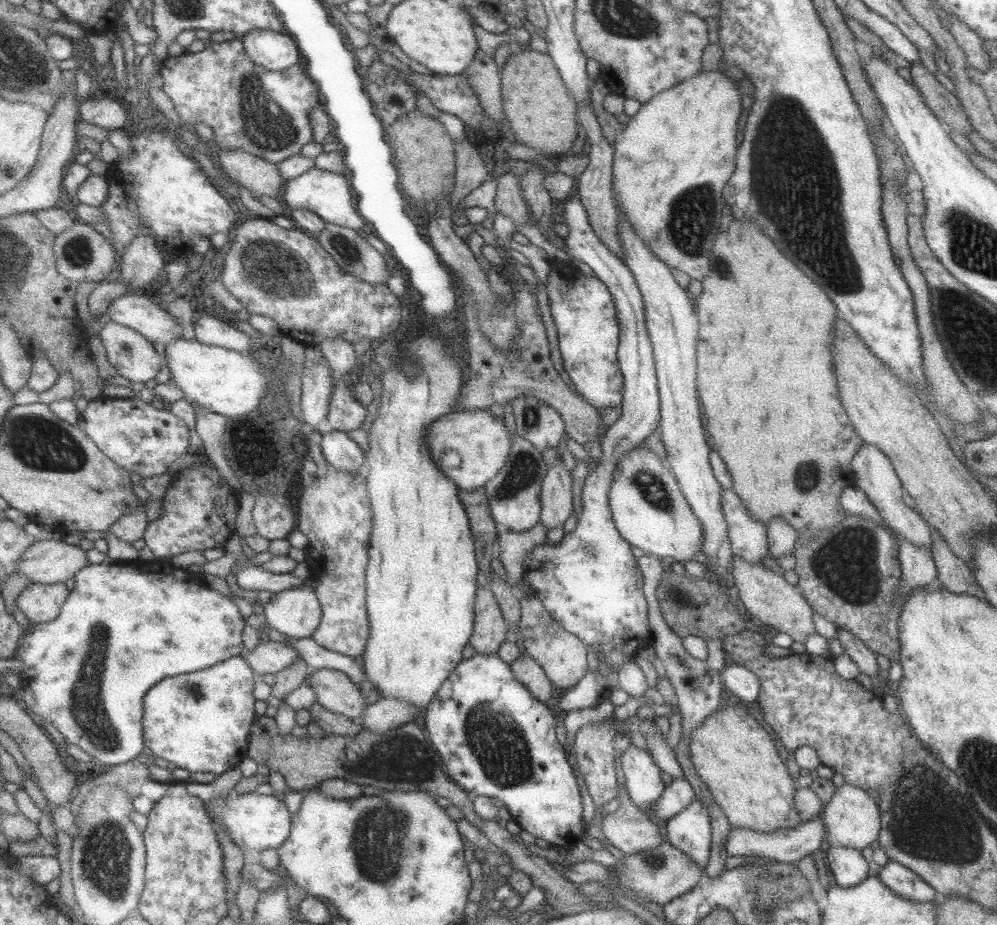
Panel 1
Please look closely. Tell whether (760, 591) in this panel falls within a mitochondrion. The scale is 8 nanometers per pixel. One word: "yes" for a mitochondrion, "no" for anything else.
no

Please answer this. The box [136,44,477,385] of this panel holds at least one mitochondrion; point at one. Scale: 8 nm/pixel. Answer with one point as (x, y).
(275, 269)

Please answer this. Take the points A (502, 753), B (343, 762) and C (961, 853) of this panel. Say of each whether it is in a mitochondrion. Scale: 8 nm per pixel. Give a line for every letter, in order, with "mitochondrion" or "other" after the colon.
A: mitochondrion
B: mitochondrion
C: mitochondrion

